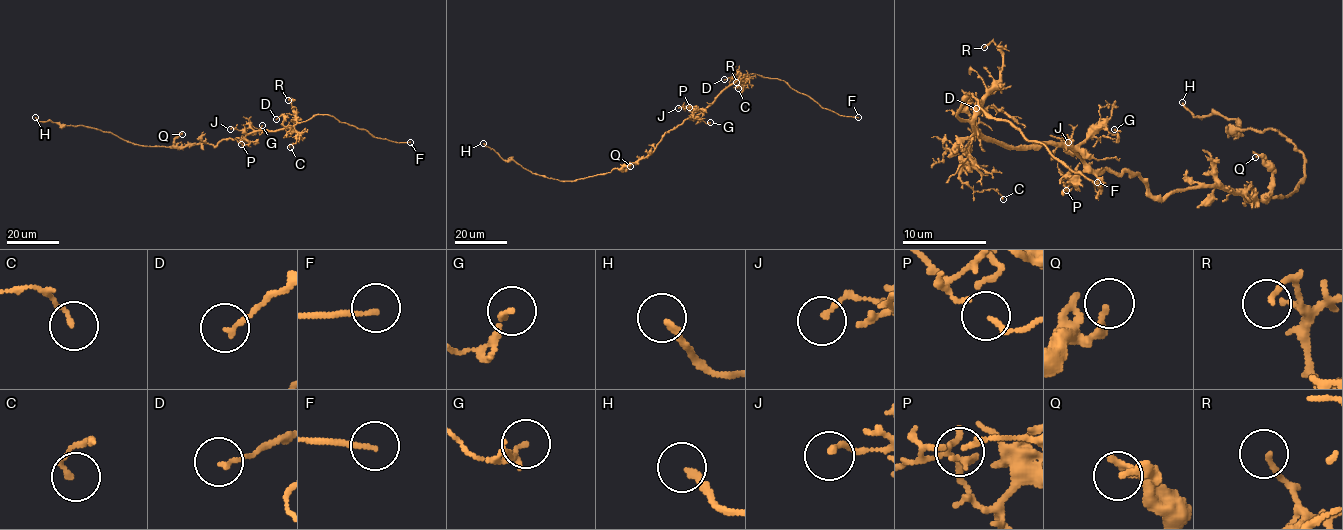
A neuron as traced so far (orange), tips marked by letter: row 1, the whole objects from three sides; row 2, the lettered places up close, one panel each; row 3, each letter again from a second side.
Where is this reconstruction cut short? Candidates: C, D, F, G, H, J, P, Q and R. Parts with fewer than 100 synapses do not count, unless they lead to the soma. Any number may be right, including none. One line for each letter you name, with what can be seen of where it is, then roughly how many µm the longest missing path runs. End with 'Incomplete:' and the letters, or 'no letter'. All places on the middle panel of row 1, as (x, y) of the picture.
F: Place: (858, 117). Missing length about 8 µm
Incomplete: F

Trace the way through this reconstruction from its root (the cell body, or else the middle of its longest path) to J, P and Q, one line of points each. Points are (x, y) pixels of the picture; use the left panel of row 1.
J: (224, 140), (245, 136), (242, 130), (230, 129)
P: (224, 140), (242, 138), (249, 142), (241, 144)
Q: (224, 140), (216, 146), (200, 143), (174, 147), (174, 140), (182, 134)

